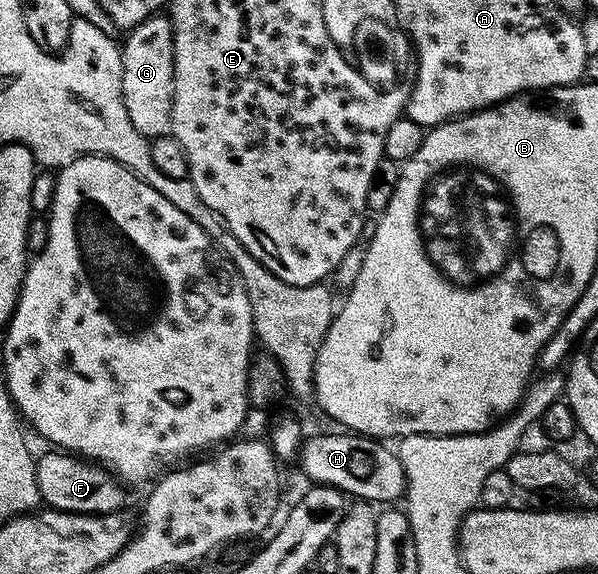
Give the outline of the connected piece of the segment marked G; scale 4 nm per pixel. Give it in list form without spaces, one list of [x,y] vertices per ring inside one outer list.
[[[154,16],[148,18],[143,24],[139,24],[134,30],[128,31],[126,42],[123,42],[121,55],[123,56],[123,100],[127,104],[127,116],[131,116],[131,124],[135,124],[144,138],[167,138],[173,133],[173,109],[175,108],[175,32],[173,31],[173,19],[169,16]]]

